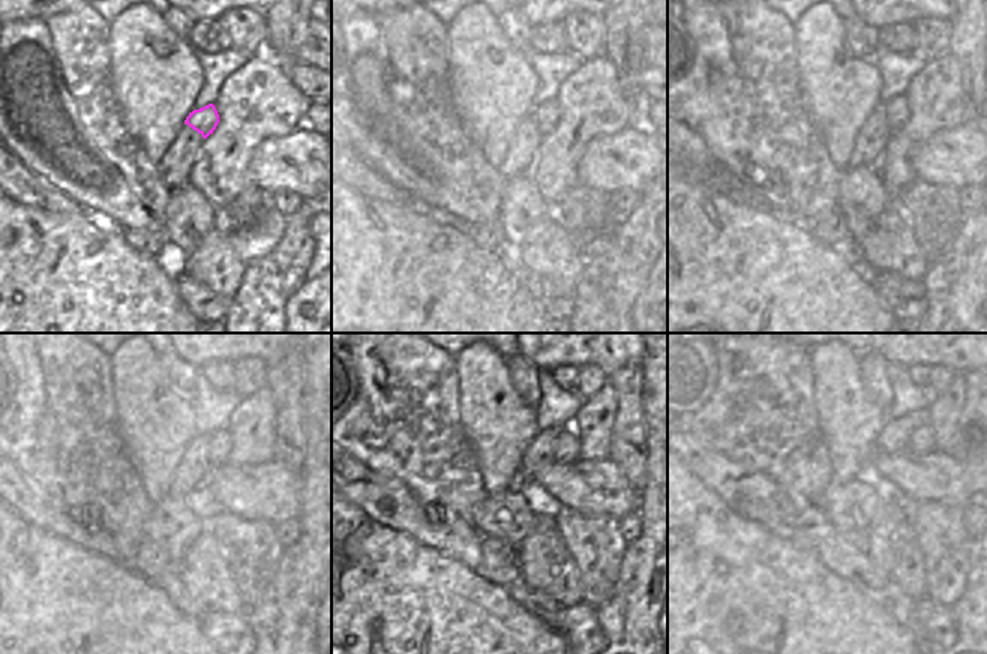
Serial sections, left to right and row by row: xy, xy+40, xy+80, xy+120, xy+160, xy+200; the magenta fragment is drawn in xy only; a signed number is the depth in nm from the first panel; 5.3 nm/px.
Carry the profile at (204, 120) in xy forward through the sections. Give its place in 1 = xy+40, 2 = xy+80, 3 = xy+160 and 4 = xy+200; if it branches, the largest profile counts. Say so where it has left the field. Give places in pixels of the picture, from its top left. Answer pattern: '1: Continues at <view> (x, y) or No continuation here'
1: Continues at xy+40 (545, 116)
2: Continues at xy+80 (894, 108)
3: Continues at xy+160 (566, 447)
4: Continues at xy+200 (923, 441)

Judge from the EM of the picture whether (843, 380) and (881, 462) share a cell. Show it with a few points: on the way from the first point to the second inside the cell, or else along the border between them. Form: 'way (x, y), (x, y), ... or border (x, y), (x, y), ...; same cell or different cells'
border (876, 452), (872, 462); different cells

